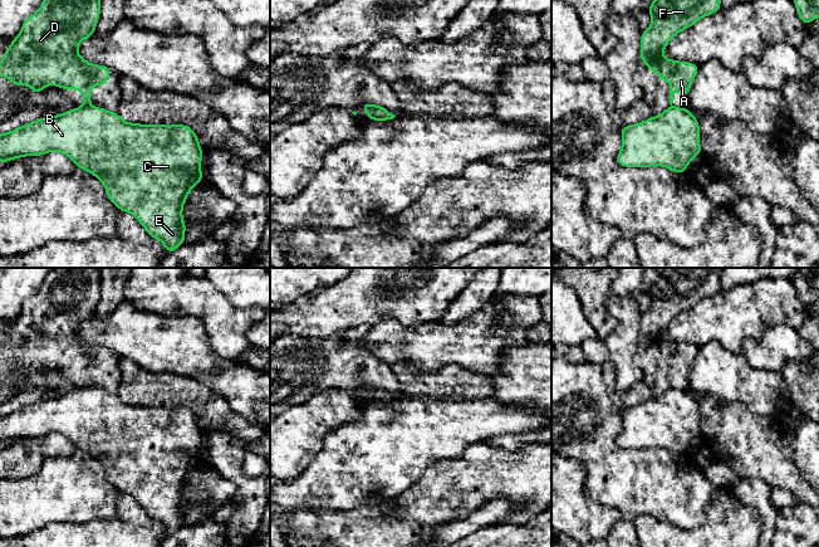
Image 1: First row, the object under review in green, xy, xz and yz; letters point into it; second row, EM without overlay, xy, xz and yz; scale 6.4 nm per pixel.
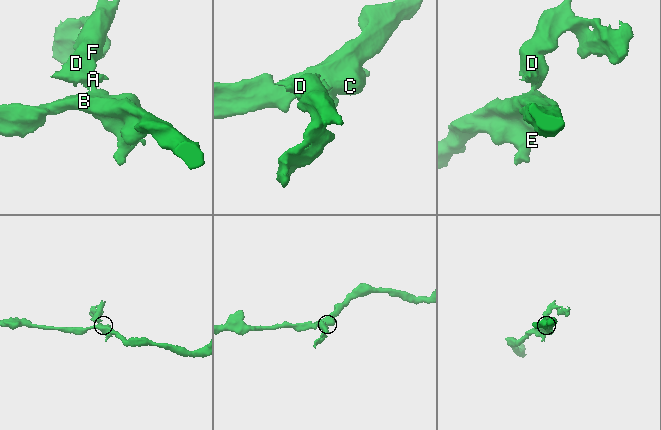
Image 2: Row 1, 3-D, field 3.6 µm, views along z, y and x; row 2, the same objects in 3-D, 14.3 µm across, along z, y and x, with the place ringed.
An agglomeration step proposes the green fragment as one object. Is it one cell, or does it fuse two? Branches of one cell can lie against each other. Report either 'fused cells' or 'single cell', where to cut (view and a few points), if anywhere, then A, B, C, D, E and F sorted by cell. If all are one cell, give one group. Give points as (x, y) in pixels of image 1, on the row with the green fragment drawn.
fused cells; cut xy (83, 104), (88, 106); groups A D F / B C E

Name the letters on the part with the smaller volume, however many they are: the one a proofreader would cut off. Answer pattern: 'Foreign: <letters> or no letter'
Foreign: A, D, F

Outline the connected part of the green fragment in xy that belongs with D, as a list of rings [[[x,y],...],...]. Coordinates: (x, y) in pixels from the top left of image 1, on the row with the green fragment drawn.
[[[43,0],[40,9],[23,21],[21,30],[0,60],[0,75],[15,86],[28,86],[39,94],[49,84],[59,89],[78,89],[83,93],[83,106],[90,103],[94,84],[107,86],[112,69],[88,63],[78,53],[82,40],[94,34],[100,15],[100,0]]]

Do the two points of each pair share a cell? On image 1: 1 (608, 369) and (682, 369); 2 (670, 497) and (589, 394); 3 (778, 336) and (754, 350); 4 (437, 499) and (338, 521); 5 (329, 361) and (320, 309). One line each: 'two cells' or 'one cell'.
1: one cell
2: one cell
3: one cell
4: one cell
5: two cells

